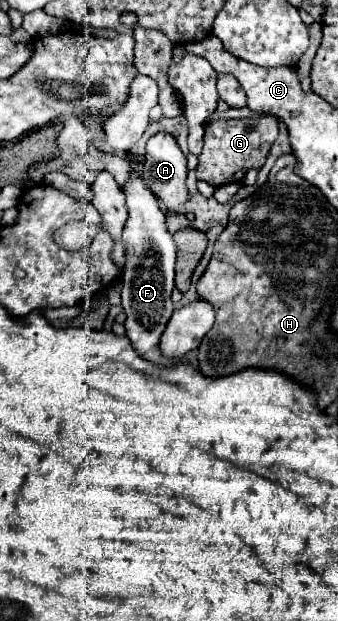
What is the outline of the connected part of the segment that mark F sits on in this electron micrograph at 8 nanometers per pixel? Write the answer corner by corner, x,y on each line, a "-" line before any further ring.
129,155
127,163
131,167
129,179
123,193
127,195
129,219
123,229
123,247
125,247
125,267
123,267
123,309
127,315
125,329
133,347
143,355
155,345
163,335
163,329
173,313
171,291
175,287
175,239
167,229
165,213
157,205
157,197
145,187
137,167
143,161
137,155

